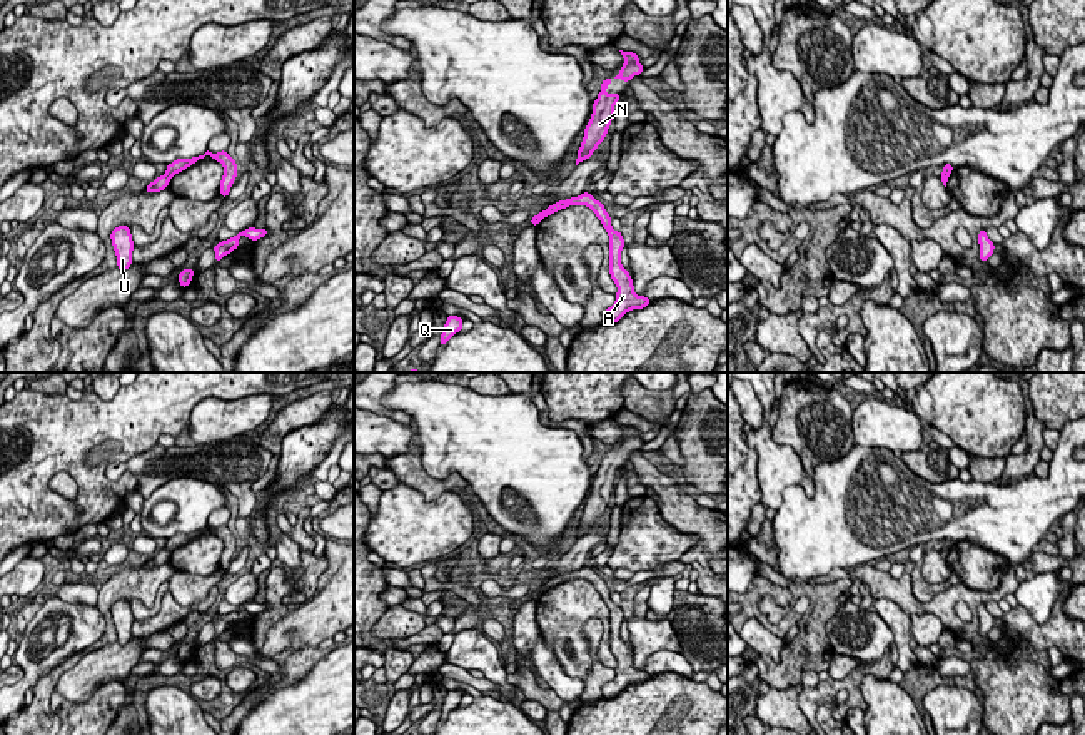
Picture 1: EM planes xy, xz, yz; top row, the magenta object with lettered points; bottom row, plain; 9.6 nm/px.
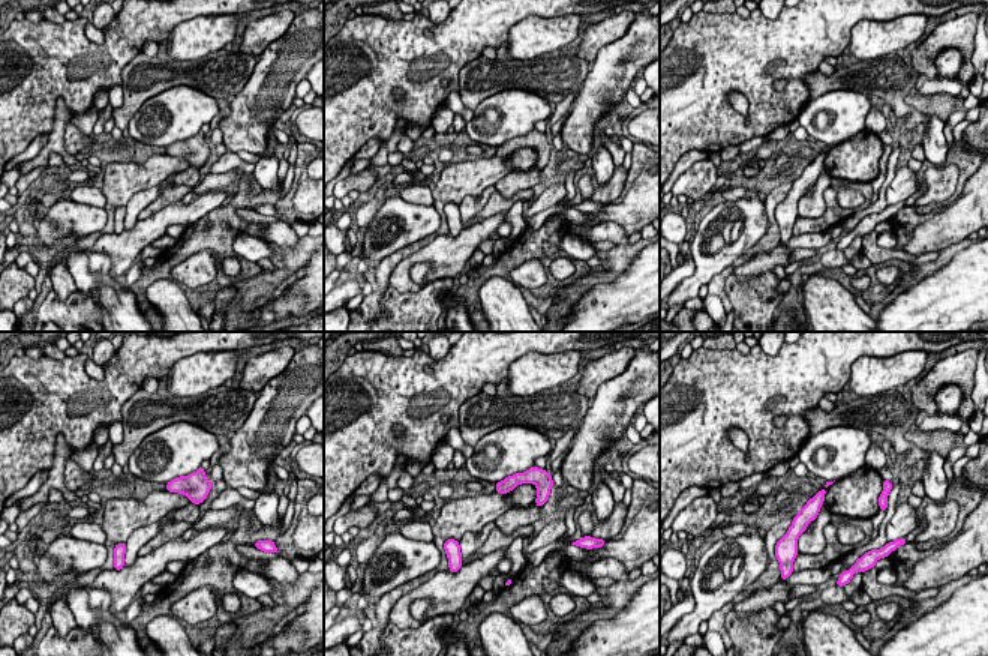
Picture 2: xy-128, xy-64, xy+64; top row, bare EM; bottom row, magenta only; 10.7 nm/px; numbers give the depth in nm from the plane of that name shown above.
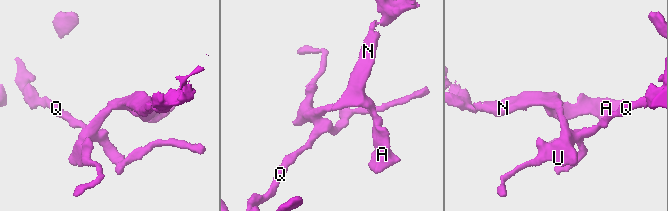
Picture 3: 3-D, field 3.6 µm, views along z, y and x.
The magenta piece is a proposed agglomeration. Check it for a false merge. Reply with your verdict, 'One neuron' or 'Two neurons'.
Two neurons

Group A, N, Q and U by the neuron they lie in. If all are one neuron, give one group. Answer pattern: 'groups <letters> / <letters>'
groups A N / Q U

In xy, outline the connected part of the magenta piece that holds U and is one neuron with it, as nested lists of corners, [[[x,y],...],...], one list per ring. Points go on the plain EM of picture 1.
[[[119,600],[110,608],[112,620],[117,630],[117,641],[127,645],[132,638],[134,615],[129,600]]]

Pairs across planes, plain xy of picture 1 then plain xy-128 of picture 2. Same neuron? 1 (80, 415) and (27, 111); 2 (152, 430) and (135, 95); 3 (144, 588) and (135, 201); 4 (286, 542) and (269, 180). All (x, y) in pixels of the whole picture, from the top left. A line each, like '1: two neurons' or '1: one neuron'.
1: one neuron
2: two neurons
3: two neurons
4: one neuron

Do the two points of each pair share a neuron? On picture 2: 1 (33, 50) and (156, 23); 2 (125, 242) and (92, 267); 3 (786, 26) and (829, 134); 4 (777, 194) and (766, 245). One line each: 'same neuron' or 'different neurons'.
1: same neuron
2: different neurons
3: different neurons
4: same neuron

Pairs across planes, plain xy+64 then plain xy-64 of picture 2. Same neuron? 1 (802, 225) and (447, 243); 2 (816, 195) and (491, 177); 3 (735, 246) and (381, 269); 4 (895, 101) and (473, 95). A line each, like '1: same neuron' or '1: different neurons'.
1: different neurons
2: different neurons
3: different neurons
4: same neuron

